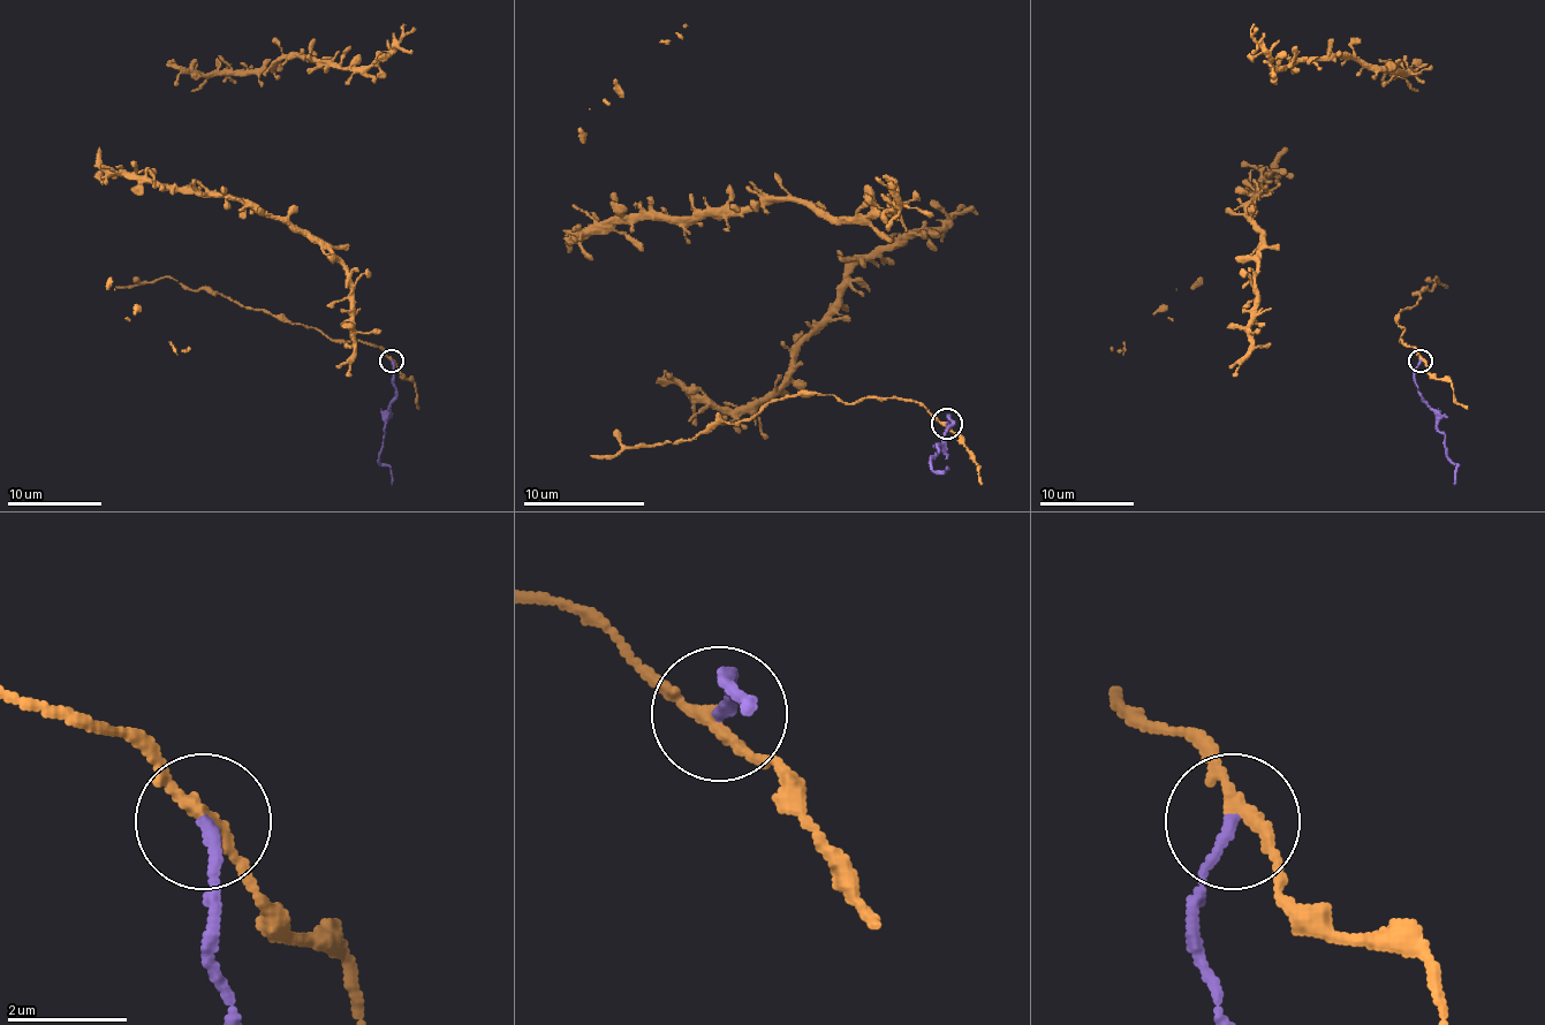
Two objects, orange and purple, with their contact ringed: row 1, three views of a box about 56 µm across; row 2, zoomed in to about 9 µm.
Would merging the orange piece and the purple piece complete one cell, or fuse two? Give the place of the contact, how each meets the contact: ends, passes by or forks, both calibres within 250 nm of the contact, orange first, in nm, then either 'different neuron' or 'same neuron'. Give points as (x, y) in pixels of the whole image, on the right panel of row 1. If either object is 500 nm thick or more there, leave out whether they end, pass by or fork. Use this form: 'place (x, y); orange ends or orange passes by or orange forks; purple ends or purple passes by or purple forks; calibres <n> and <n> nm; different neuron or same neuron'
place (1421, 361); orange passes by; purple ends; calibres 220 and 200 nm; different neuron

